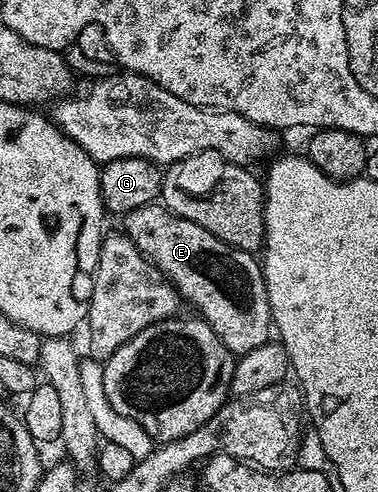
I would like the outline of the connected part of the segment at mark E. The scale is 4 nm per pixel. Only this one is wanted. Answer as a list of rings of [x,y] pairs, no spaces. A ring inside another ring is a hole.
[[[160,202],[148,203],[139,209],[129,211],[123,217],[124,234],[141,250],[142,255],[177,288],[178,295],[186,304],[194,307],[196,314],[211,325],[214,333],[221,338],[223,345],[234,357],[240,357],[270,342],[274,330],[273,314],[267,301],[267,285],[265,275],[261,272],[258,256],[252,251],[235,249],[219,237],[207,233],[203,225],[195,225],[195,221],[187,221]]]

